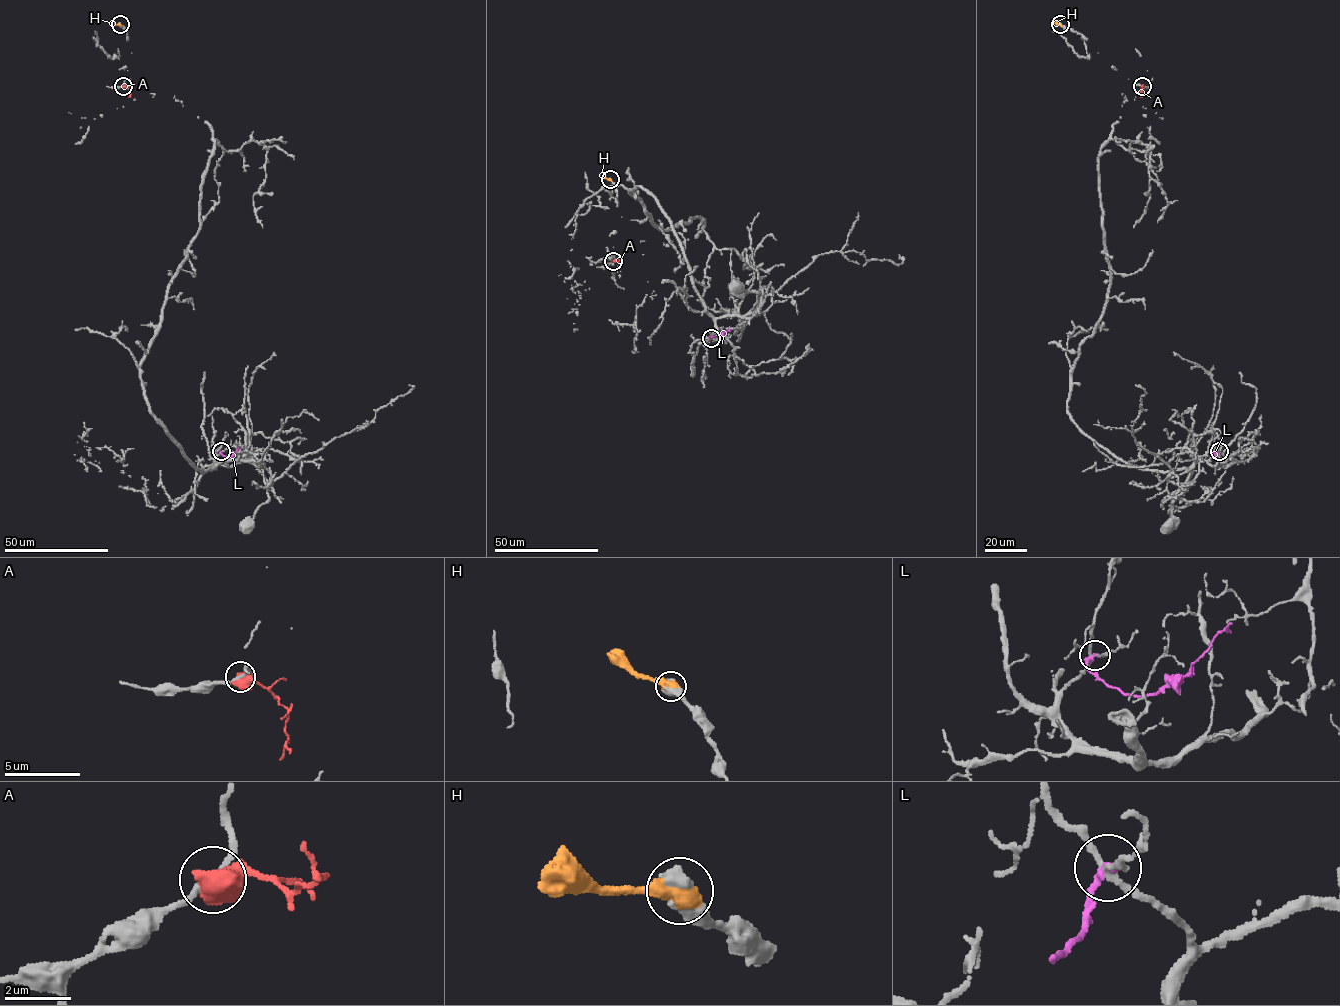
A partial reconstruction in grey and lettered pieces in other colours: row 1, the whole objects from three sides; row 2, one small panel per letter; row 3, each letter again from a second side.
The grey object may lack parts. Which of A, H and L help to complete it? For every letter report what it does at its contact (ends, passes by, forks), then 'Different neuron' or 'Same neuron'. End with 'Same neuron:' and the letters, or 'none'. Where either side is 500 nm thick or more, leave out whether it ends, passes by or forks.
A: Different neuron
H: Same neuron
L: It ends there. Different neuron
Same neuron: H

